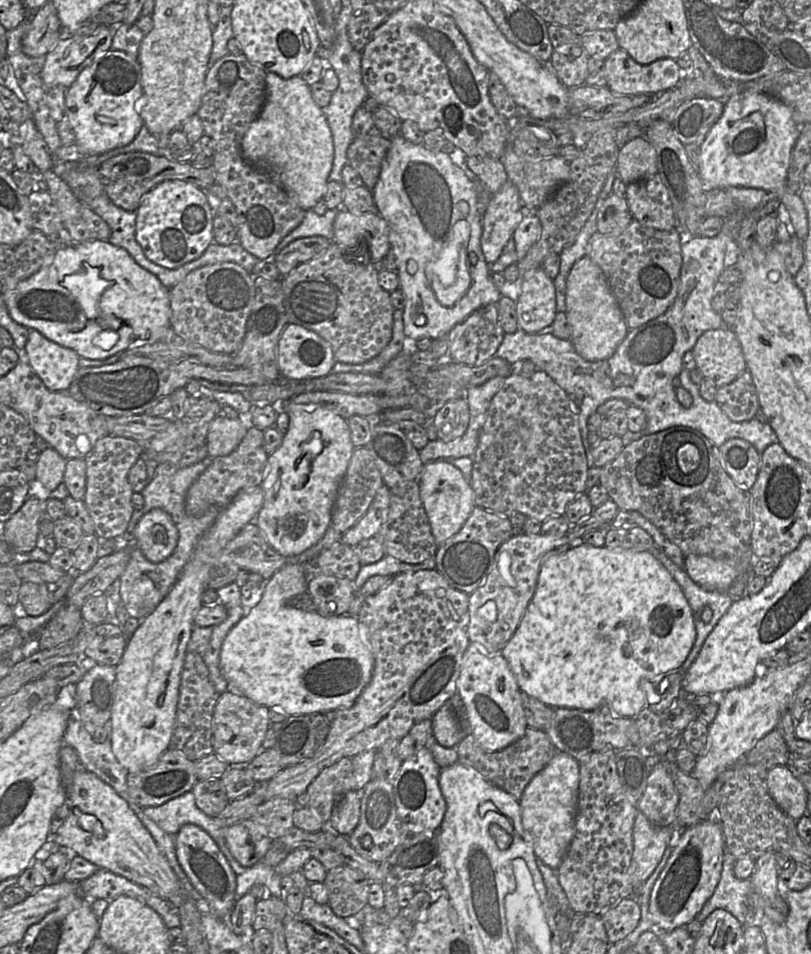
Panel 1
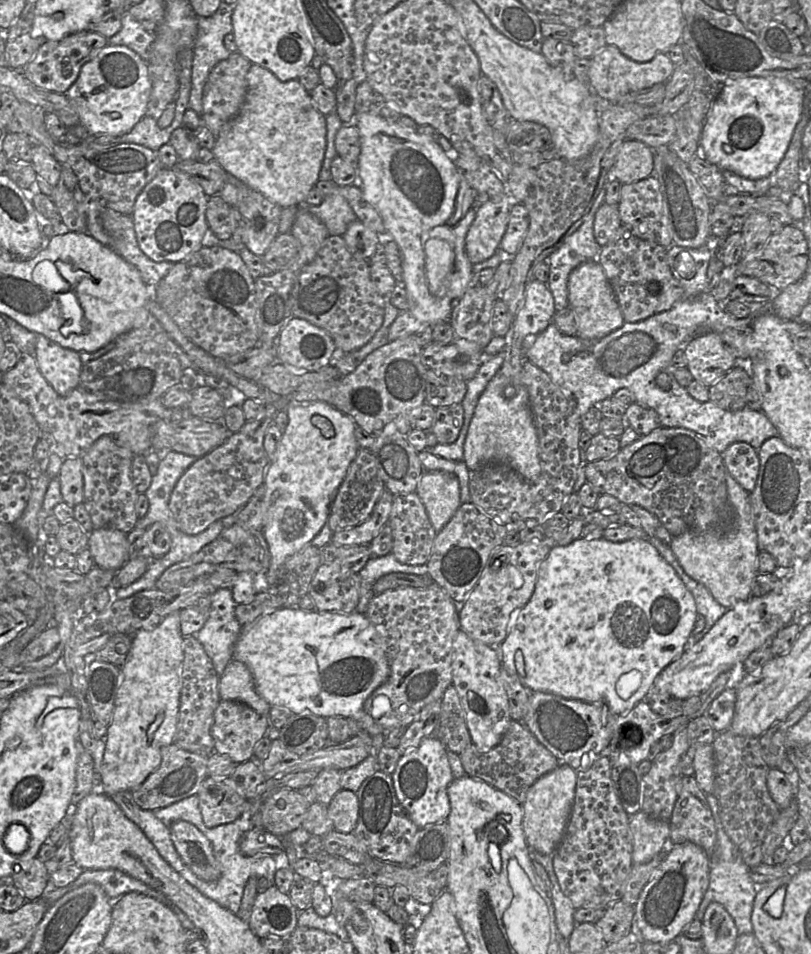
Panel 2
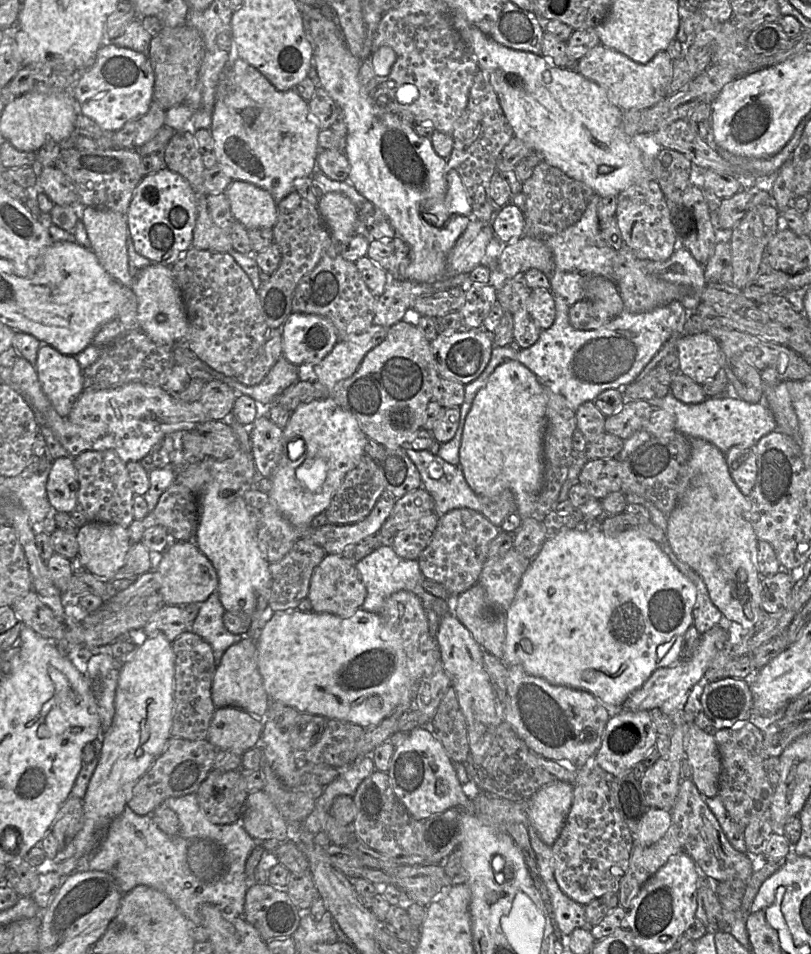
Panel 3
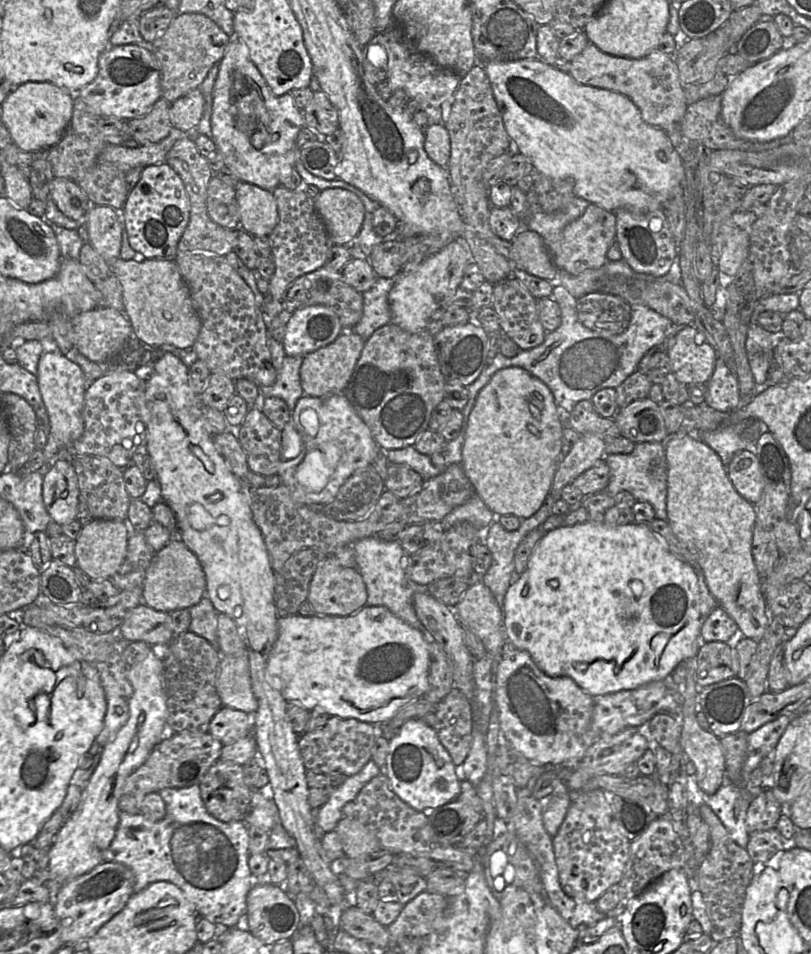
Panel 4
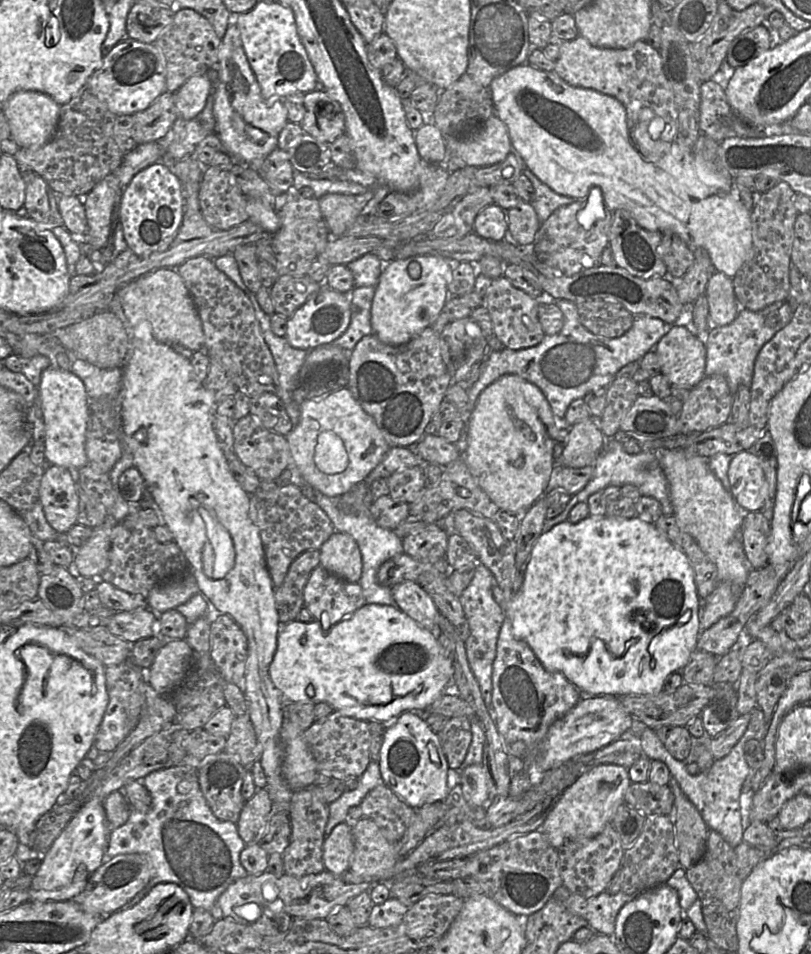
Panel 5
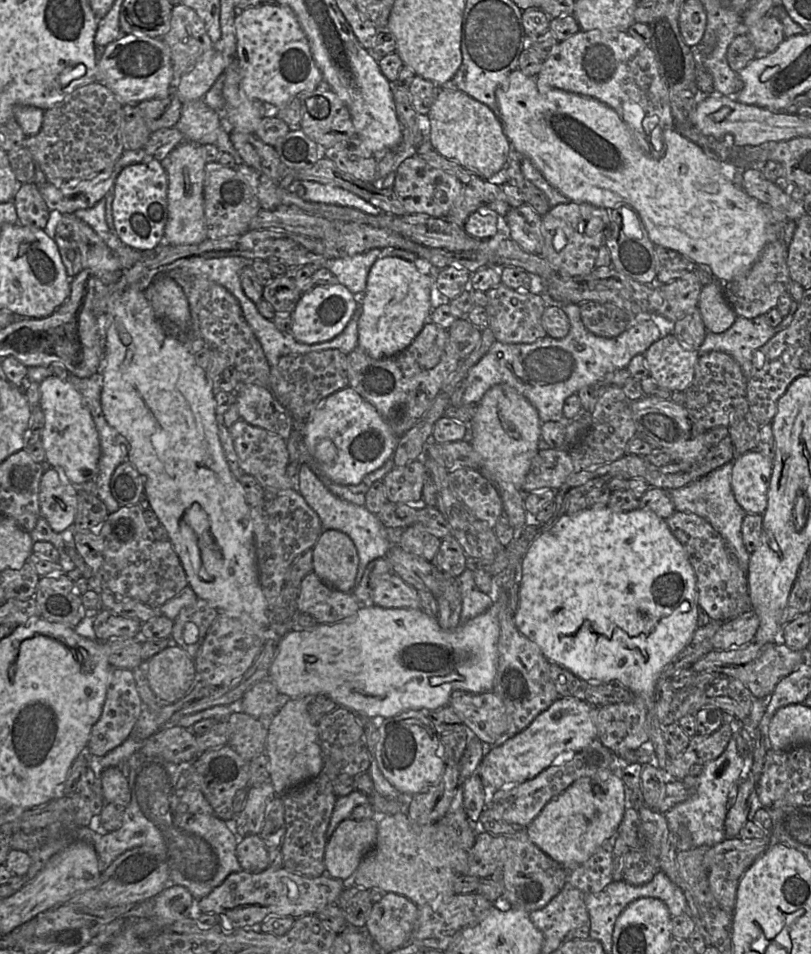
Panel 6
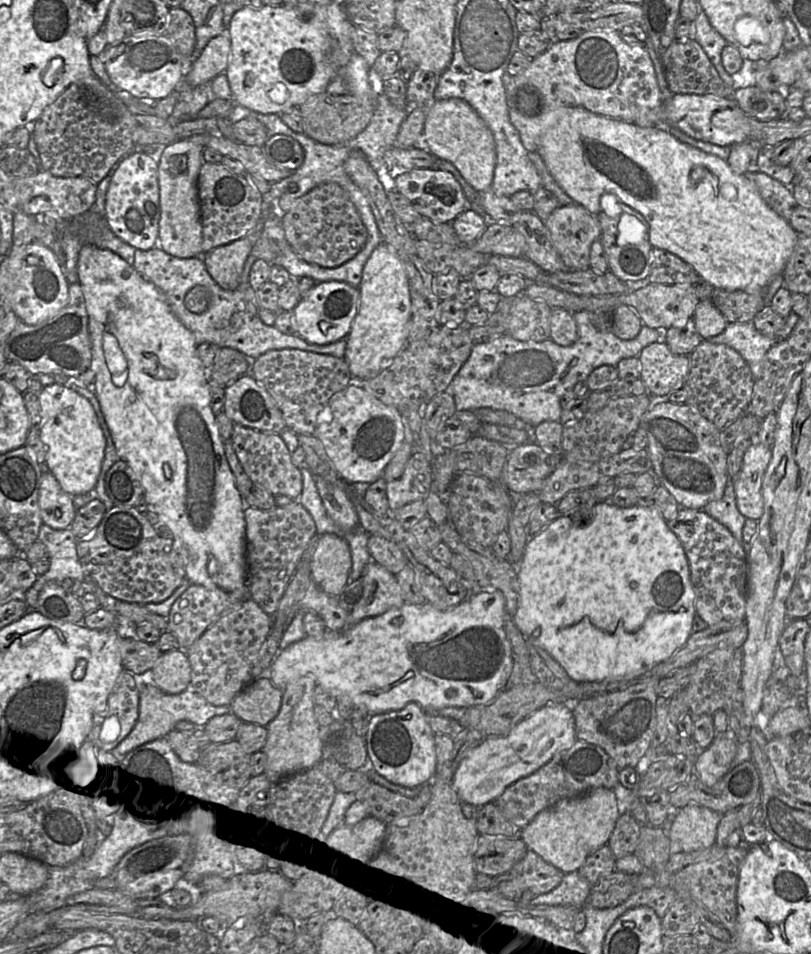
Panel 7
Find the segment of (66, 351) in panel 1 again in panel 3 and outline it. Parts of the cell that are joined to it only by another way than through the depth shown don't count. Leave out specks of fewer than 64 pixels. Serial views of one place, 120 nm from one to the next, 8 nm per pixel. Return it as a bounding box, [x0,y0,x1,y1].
[35,343,84,416]

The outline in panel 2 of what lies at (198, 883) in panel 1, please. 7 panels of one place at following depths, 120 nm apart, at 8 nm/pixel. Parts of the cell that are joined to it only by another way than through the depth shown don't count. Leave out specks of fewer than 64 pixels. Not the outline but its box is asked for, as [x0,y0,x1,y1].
[168,821,220,881]

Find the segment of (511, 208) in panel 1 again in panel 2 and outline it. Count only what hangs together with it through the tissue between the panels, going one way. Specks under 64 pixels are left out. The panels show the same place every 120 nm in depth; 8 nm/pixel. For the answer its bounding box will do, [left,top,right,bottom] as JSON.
[465,193,512,265]

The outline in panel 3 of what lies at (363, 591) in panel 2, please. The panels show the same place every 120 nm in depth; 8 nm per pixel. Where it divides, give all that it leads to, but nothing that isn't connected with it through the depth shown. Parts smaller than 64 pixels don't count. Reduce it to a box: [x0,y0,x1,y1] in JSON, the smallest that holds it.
[355,544,452,637]

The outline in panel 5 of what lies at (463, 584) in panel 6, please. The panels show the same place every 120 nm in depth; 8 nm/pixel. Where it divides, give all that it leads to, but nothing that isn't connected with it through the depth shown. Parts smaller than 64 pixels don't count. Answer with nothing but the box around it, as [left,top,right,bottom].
[459,563,504,709]

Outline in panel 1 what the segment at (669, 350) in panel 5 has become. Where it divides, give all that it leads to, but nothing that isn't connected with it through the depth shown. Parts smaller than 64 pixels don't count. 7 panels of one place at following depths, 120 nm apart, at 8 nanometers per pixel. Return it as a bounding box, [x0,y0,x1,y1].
[691,327,747,387]

